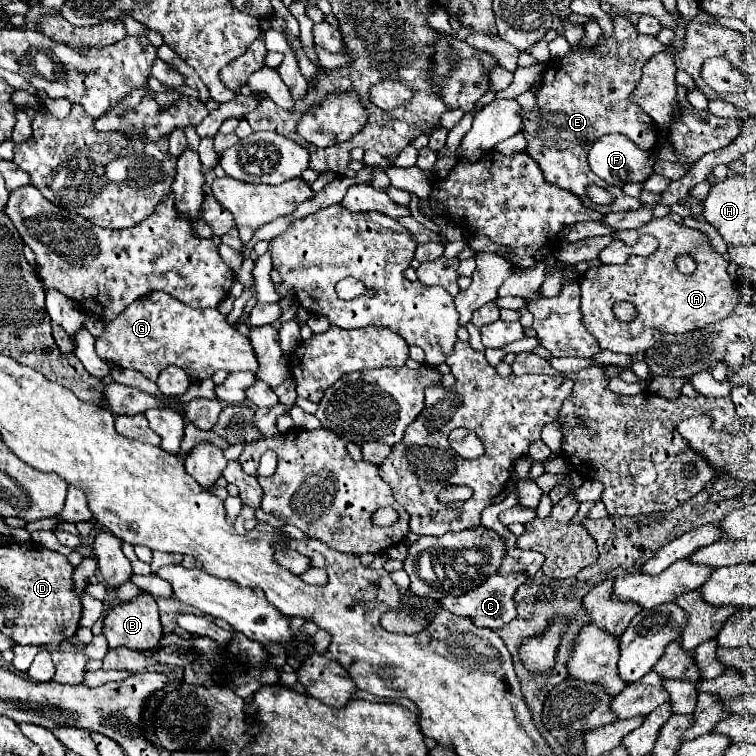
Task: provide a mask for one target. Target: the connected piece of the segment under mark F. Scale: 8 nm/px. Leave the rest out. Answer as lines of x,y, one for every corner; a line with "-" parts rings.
606,134
588,152
590,170
610,186
644,182
652,174
656,156
640,150
624,134

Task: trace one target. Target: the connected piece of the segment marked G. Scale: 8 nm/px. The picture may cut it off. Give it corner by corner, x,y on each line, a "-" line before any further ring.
150,292
132,302
124,314
112,324
104,326
102,338
96,340
96,354
110,360
118,368
134,368
148,380
156,382
166,366
182,368
190,380
212,378
214,372
254,372
258,370
258,358
250,344
250,338
242,336
226,316
214,308
190,308
166,292

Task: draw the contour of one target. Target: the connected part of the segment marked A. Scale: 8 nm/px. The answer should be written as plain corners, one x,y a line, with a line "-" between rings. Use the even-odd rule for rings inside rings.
652,218
648,224
636,230
622,232
616,230
610,234
610,238
634,246
642,234
650,234
658,240
658,248
654,254
650,256
630,254
630,258
624,264
592,266
588,272
580,276
582,290
580,310
584,314
582,320
588,332
592,332
592,336
598,338
600,348
632,356
652,348
662,334
686,334
692,330
706,328
708,324
720,322
738,308
748,306
752,302
754,296
752,284
744,278
738,278
738,282
744,282
742,296
740,284
736,286
736,282
730,278
726,270
724,256
710,246
710,240
704,232
688,228
684,224
676,224
670,218
-
680,254
694,256
696,260
694,274
686,276
676,270
674,258
-
626,298
630,298
630,304
634,304
638,312
638,316
632,322
620,322
612,312
612,306
616,302
624,302

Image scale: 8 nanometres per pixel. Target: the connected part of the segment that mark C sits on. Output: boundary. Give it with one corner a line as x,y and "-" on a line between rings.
512,492
504,502
498,503
498,506
492,506
492,508
486,508
484,514
481,514
481,524
484,528
490,528
494,532
498,533
504,538
506,542
506,554
500,562
500,568
494,576
490,576
484,584
480,584
478,588
466,592
464,596
444,596
440,600
440,606
456,616
464,616
464,618
470,618
472,624
476,624
478,628
488,628
488,630
502,630
506,624
510,624
514,618
516,618
516,604
514,604
514,594
518,590
520,584
526,582
528,576
534,576
542,564
544,564
544,558
538,554
538,552
526,552
526,550
518,550
516,548
516,536
498,520
498,510
504,510
504,508
512,508
516,504
516,492

